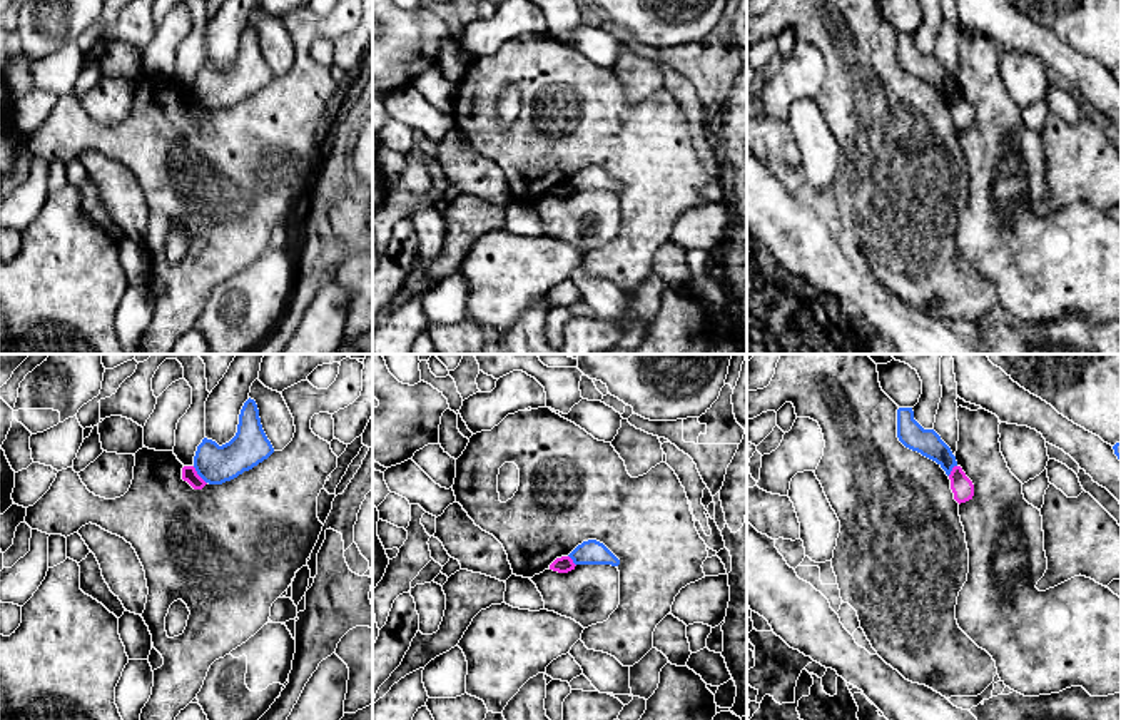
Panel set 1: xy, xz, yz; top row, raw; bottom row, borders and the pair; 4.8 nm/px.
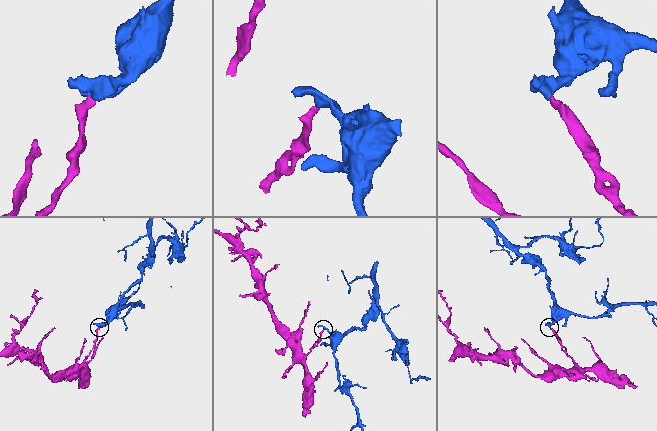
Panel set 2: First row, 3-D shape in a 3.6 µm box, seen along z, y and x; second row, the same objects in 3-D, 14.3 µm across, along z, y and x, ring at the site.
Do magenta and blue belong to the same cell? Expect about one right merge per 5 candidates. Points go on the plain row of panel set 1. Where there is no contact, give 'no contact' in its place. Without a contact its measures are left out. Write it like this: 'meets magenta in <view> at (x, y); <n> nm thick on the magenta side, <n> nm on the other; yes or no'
meets magenta in xy at (197, 101); 70 nm thick on the magenta side, 190 nm on the other; no

